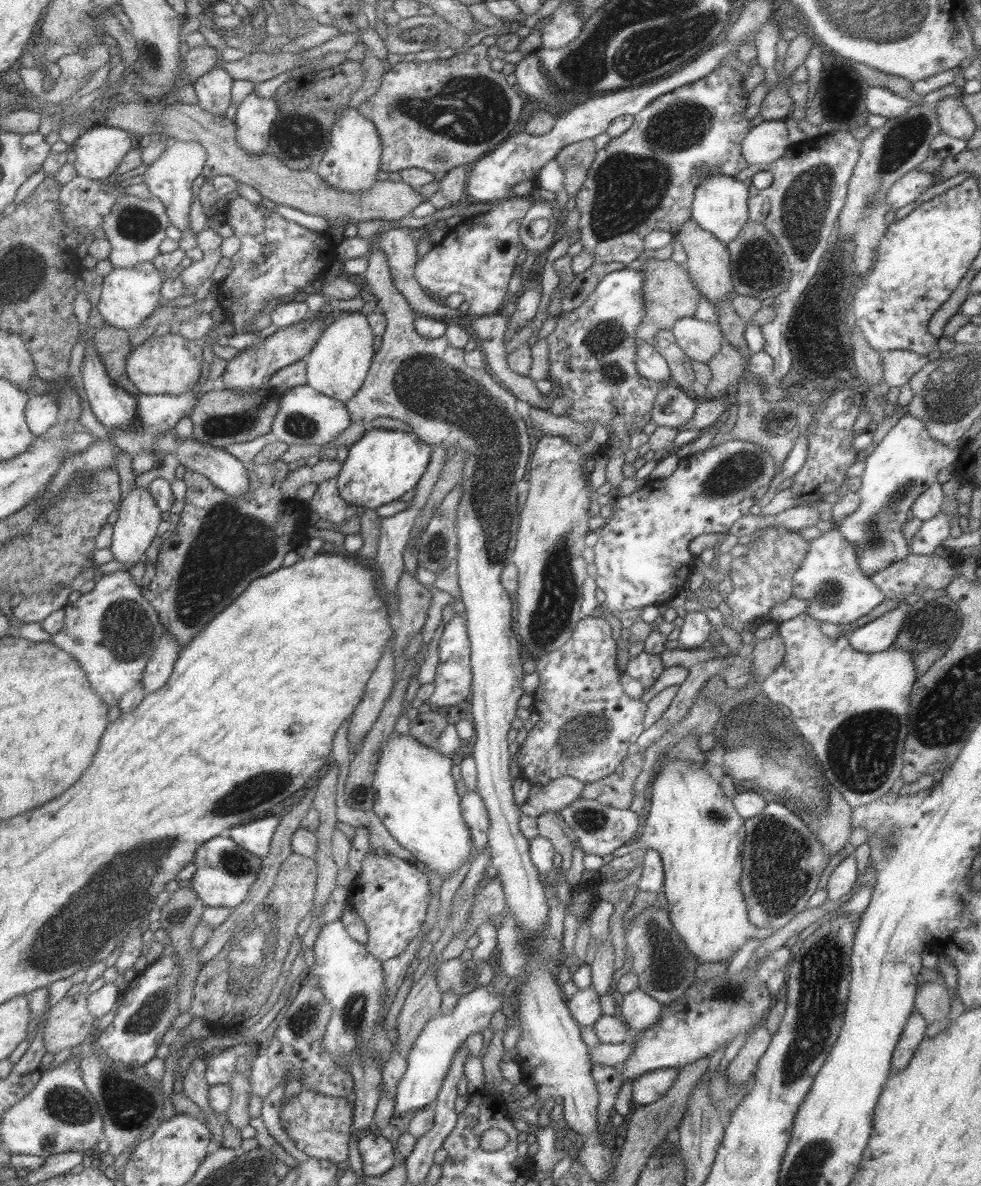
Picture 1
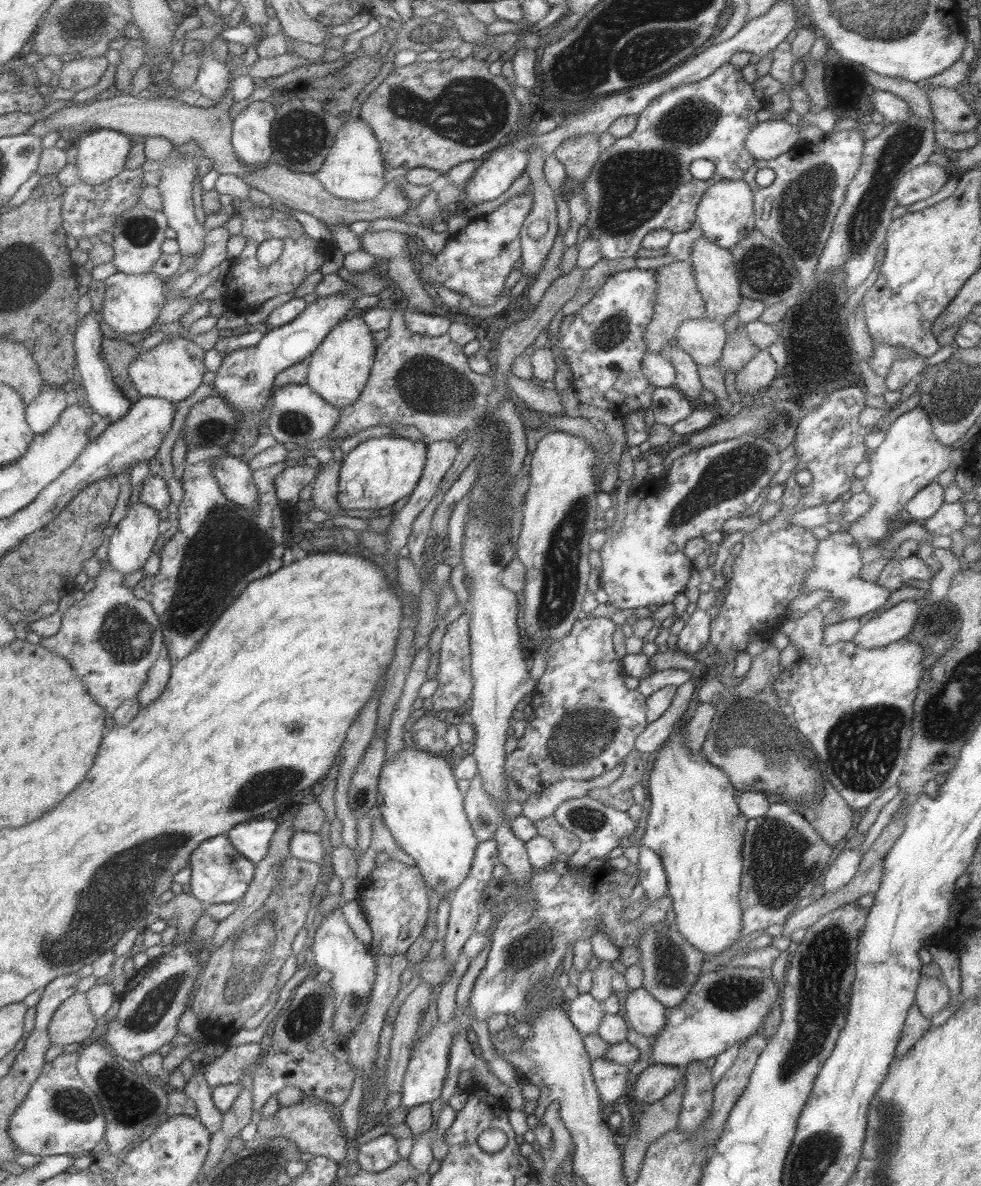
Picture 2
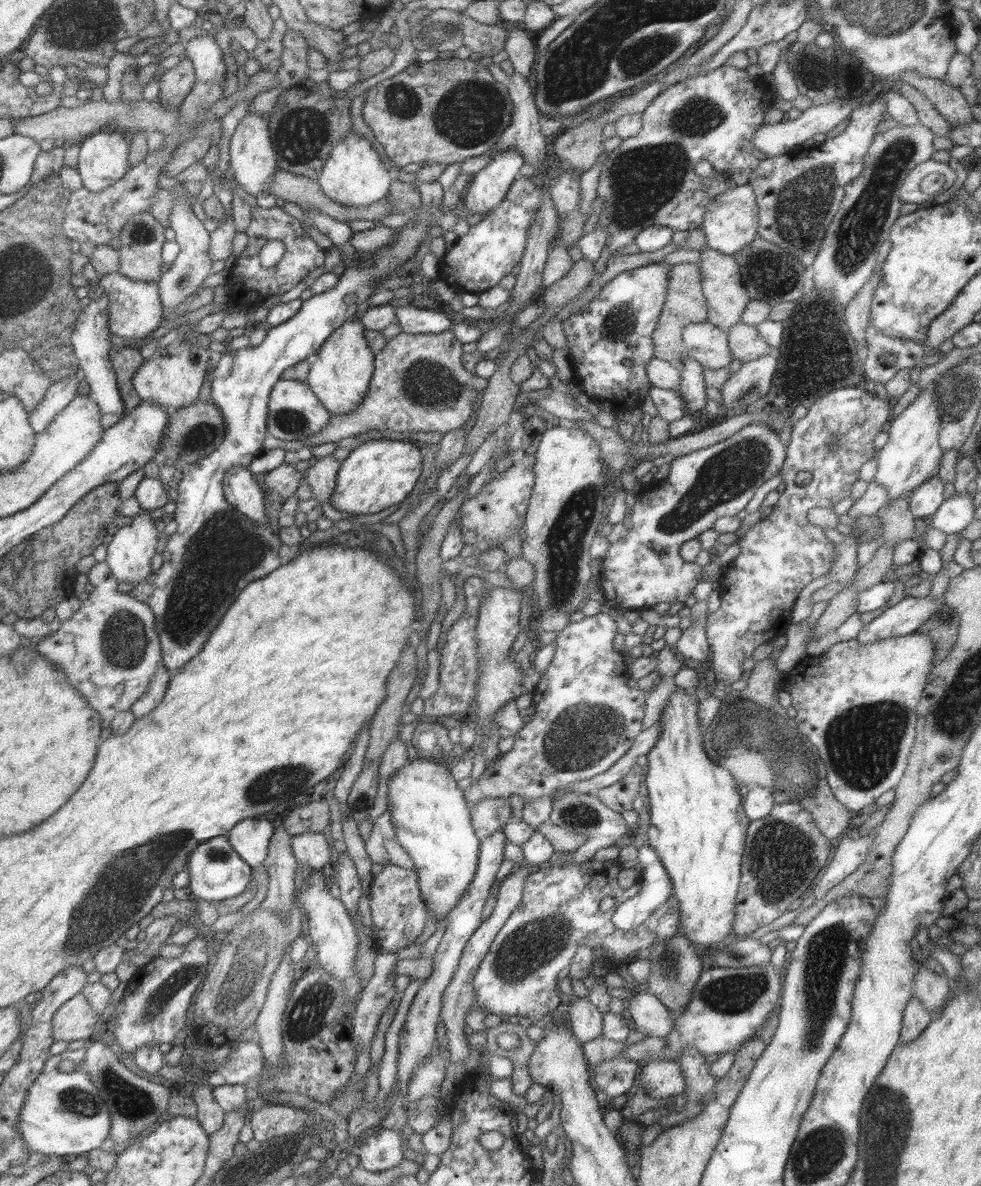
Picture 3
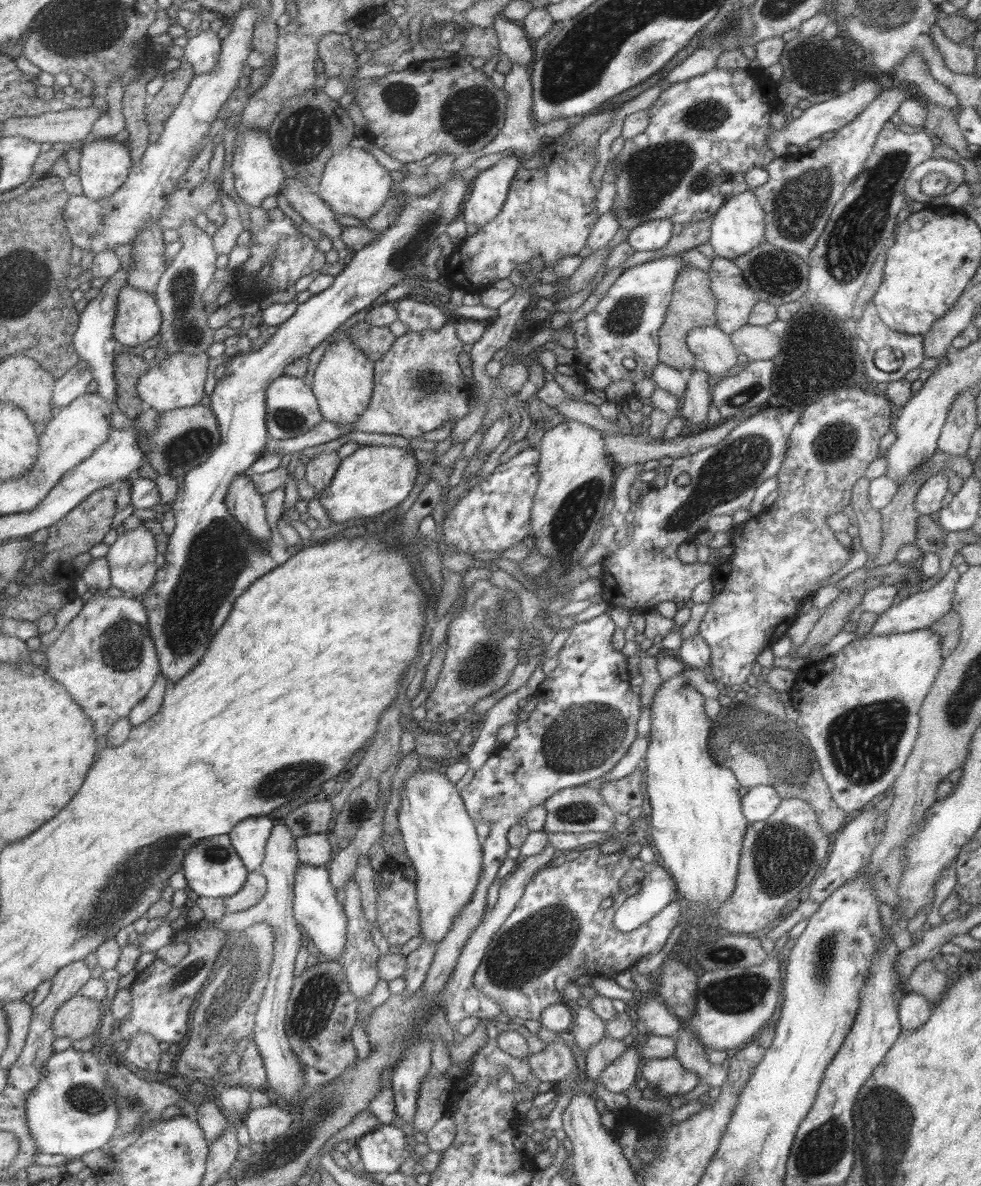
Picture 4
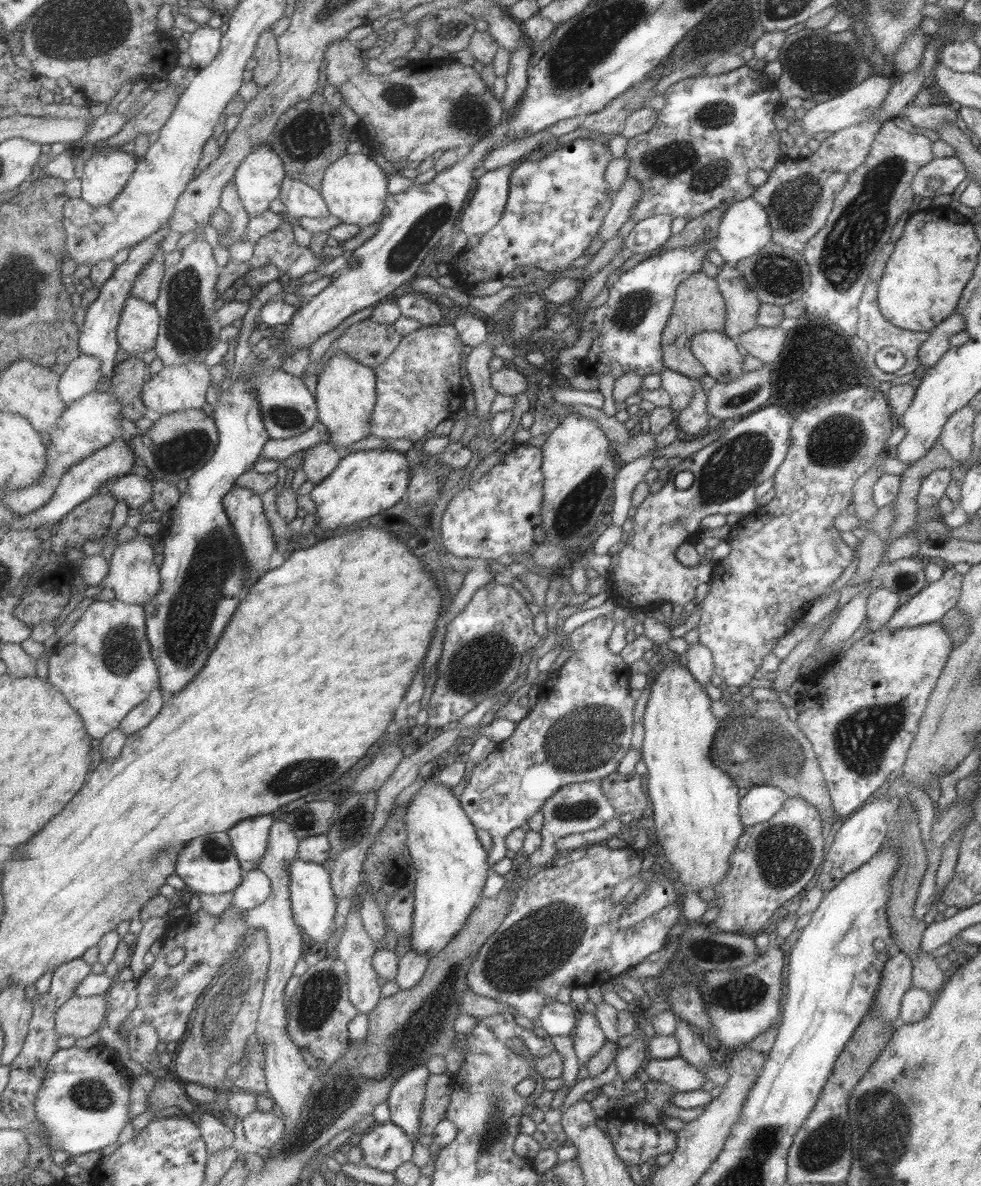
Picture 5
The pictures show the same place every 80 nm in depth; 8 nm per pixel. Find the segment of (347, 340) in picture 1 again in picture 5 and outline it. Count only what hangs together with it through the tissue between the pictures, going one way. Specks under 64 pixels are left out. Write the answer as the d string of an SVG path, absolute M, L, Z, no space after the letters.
M337 353L329 359L317 376L315 387L317 421L325 427L328 442L338 451L370 435L370 418L376 401L374 371L345 353Z

